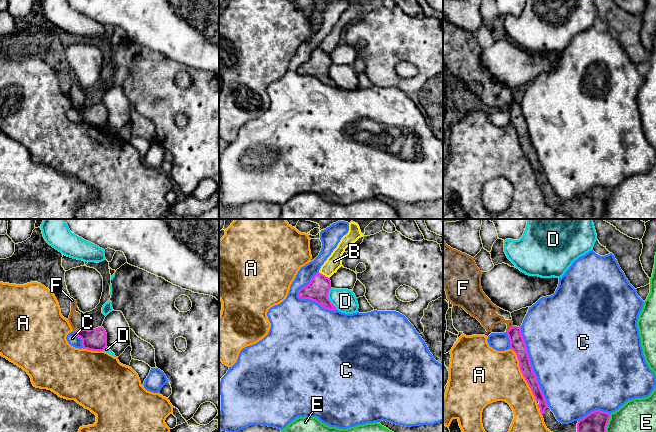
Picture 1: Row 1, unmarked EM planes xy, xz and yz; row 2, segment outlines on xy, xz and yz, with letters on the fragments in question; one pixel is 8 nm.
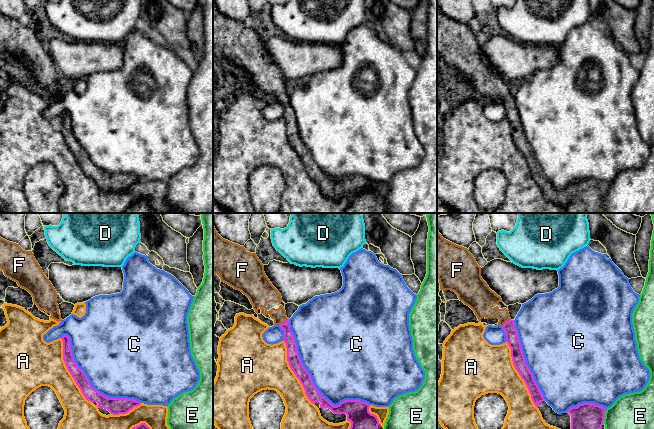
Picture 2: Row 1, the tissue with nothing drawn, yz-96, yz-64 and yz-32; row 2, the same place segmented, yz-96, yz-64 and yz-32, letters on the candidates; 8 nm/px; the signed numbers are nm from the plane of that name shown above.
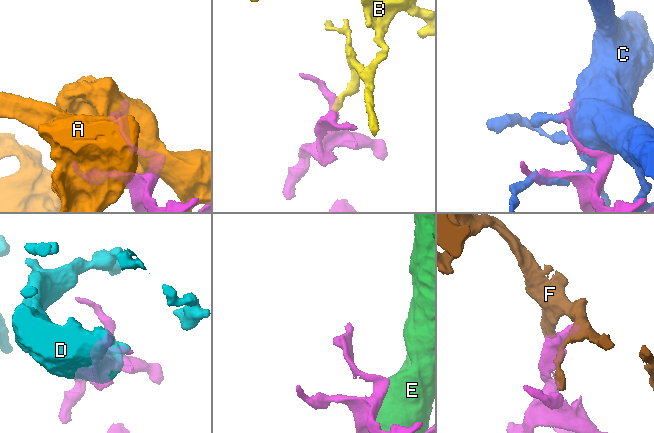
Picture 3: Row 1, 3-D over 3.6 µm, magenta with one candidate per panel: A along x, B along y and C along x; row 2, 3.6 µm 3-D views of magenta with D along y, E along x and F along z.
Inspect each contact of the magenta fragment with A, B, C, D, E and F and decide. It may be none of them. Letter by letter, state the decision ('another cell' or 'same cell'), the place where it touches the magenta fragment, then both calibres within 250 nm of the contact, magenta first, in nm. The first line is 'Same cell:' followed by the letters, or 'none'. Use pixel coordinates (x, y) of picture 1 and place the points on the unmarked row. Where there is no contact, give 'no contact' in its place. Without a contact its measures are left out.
Same cell: F
A: another cell | yz (523, 151) | 120/400 nm
B: another cell | xz (324, 51) | 180/120 nm
C: another cell | yz (531, 143) | 120/500 nm
D: another cell | xz (328, 75) | 180/190 nm
E: another cell | yz (605, 204) | 240/420 nm
F: same cell | xy (78, 106) | 180/120 nm

